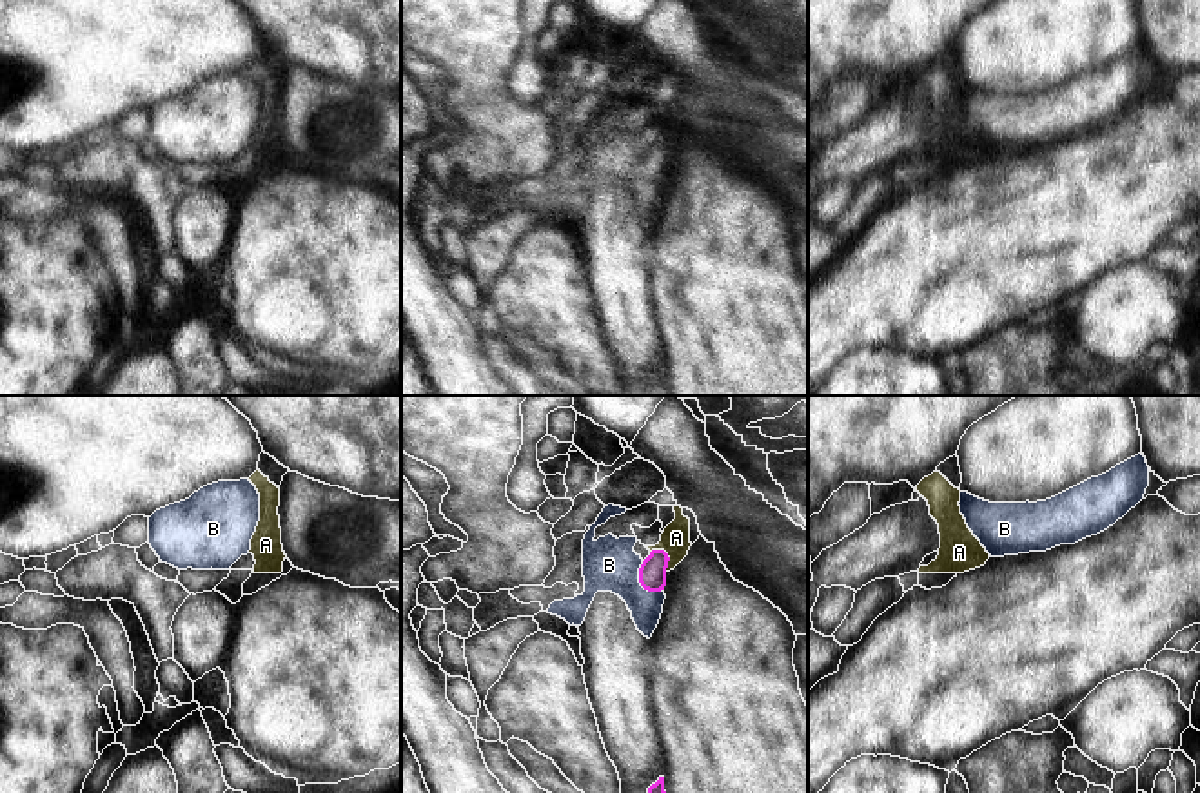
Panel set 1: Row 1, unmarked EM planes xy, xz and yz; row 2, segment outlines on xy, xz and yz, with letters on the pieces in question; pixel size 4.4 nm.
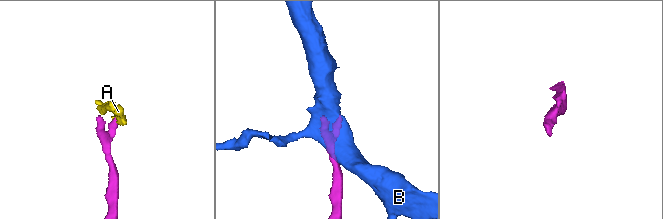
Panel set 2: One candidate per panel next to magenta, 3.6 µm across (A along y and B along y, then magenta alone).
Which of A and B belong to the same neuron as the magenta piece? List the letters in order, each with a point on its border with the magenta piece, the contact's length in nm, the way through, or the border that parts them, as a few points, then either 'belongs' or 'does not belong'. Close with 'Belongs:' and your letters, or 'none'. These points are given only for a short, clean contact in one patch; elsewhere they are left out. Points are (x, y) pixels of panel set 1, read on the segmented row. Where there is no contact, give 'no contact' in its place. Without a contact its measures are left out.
A: contact xz (667, 556); length 120 nm; way xz (652, 574), (667, 556), (676, 538); belongs
B: contact xz (639, 581); length 170 nm; border xz (641, 561), (639, 583), (649, 590), (659, 592); does not belong
Belongs: A

